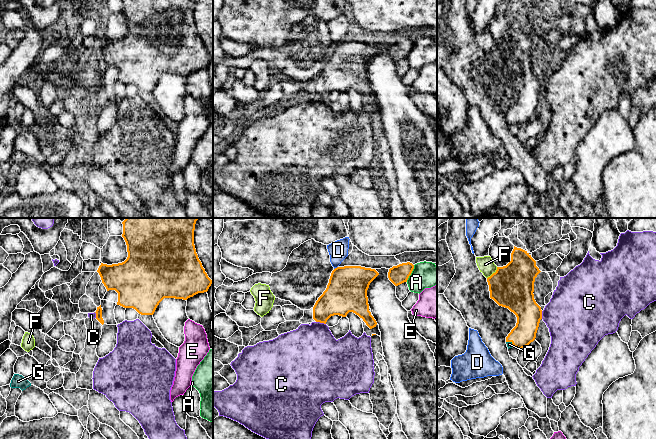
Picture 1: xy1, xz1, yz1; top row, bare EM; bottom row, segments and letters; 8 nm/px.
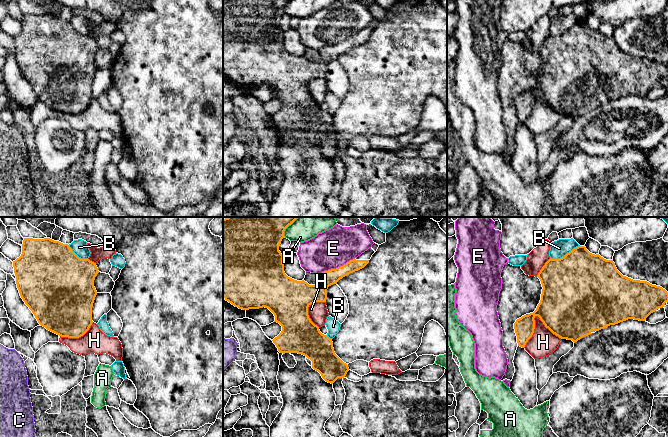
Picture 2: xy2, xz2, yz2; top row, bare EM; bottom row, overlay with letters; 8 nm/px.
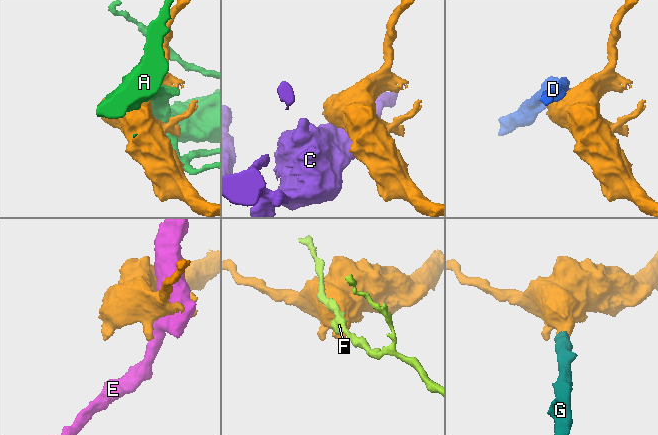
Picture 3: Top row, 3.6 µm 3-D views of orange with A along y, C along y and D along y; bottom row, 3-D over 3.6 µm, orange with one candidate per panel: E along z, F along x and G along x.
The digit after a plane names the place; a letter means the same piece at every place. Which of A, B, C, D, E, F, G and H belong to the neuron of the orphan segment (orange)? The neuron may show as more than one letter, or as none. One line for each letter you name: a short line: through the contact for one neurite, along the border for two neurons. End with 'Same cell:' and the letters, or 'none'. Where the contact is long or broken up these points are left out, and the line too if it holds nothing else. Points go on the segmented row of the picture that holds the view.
G: Line: yz1 (528, 316), (527, 324), (510, 341), (509, 344)
Same cell: G

